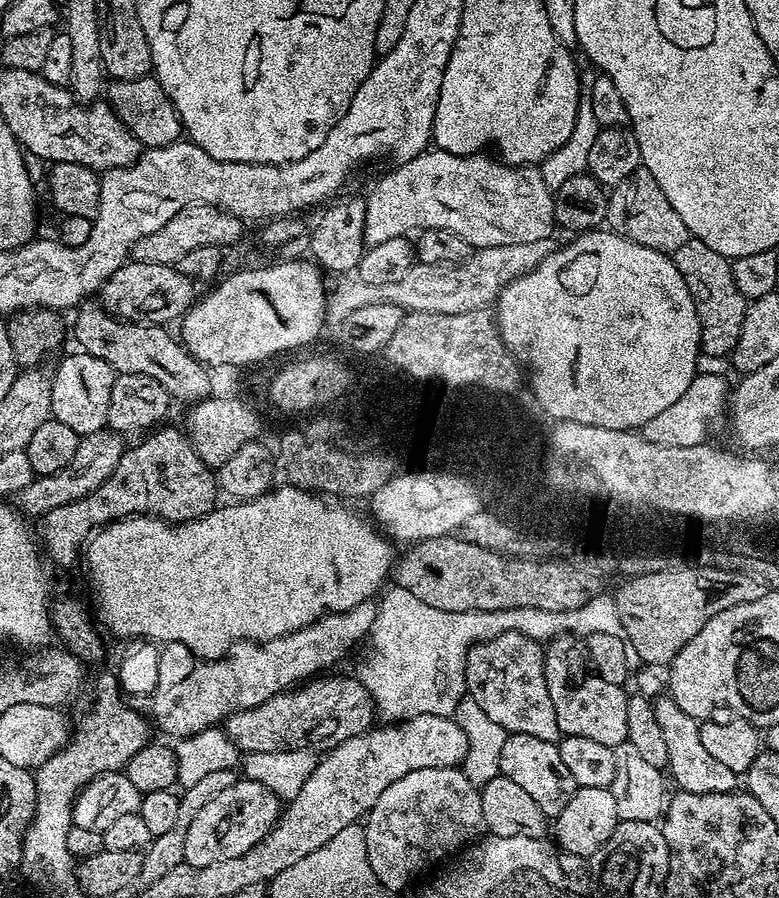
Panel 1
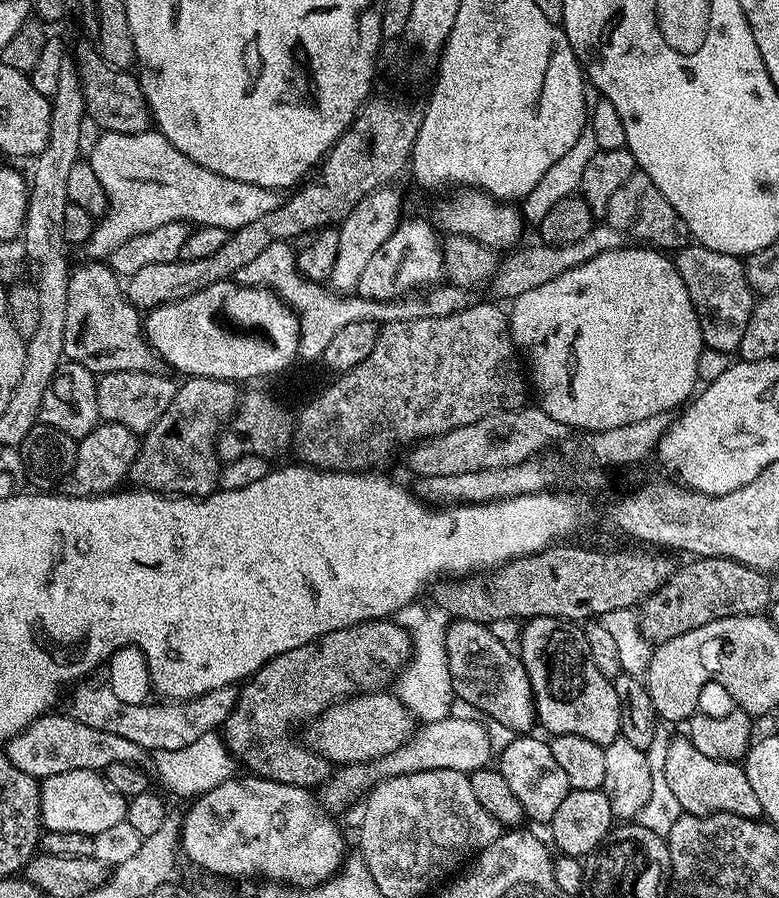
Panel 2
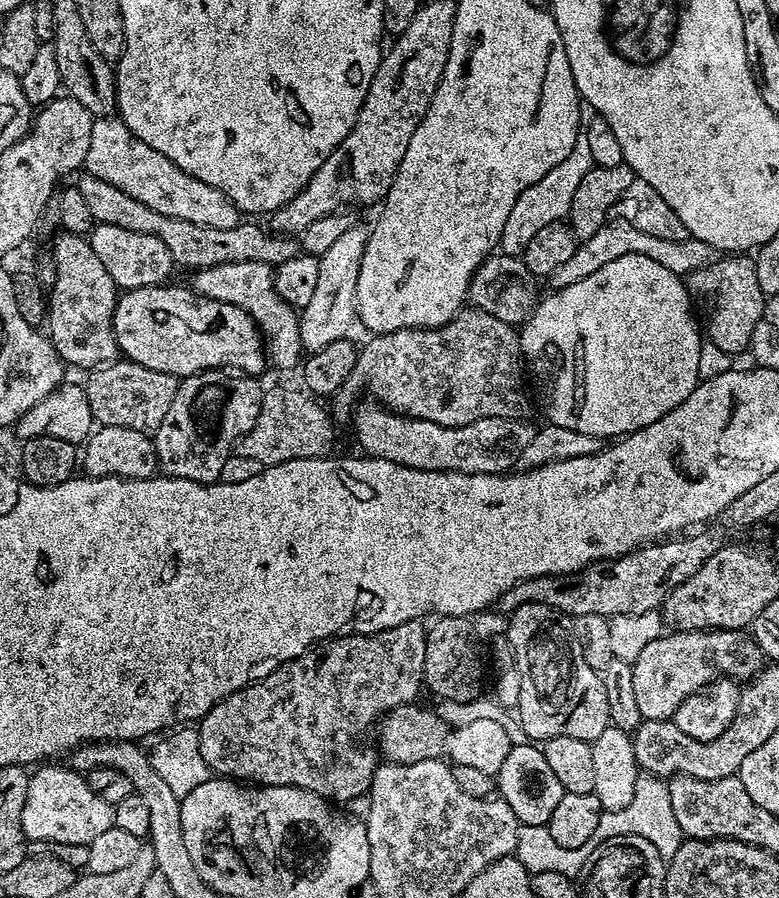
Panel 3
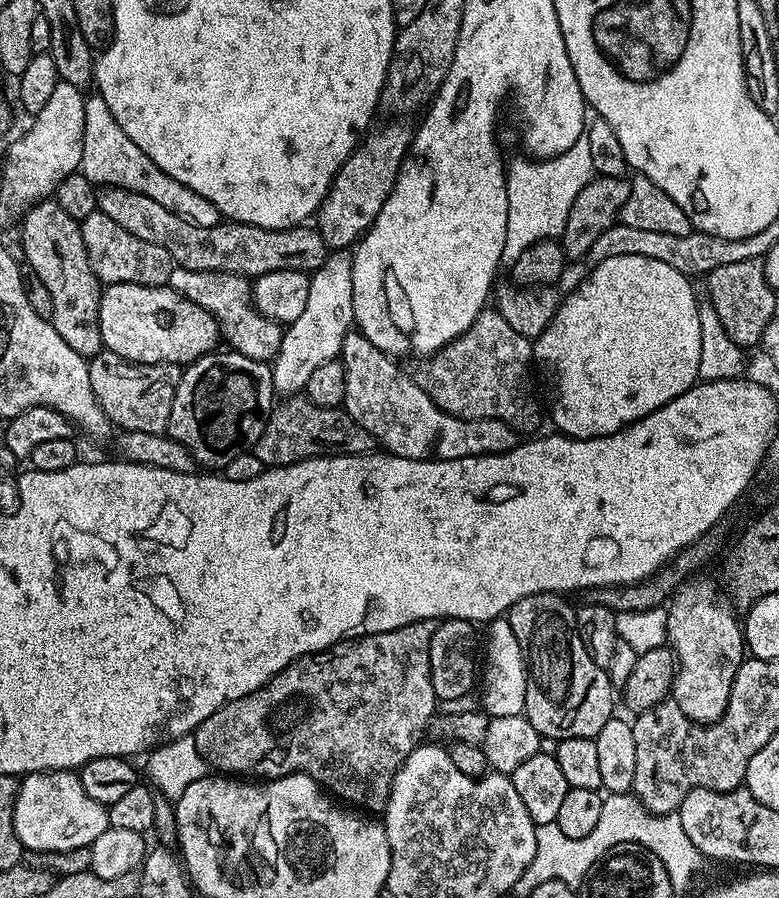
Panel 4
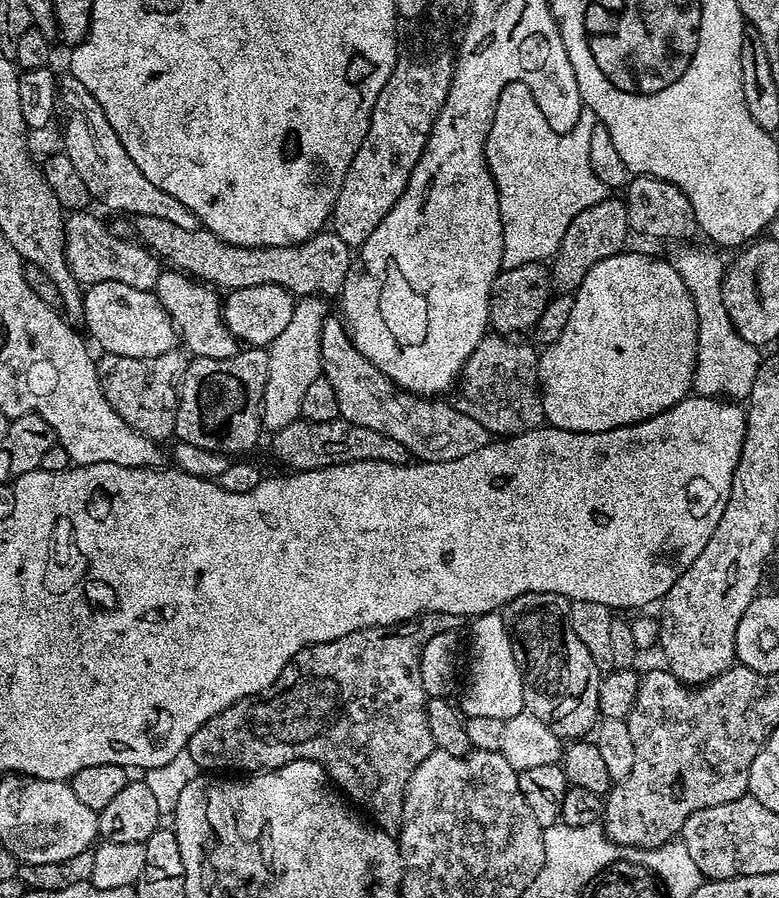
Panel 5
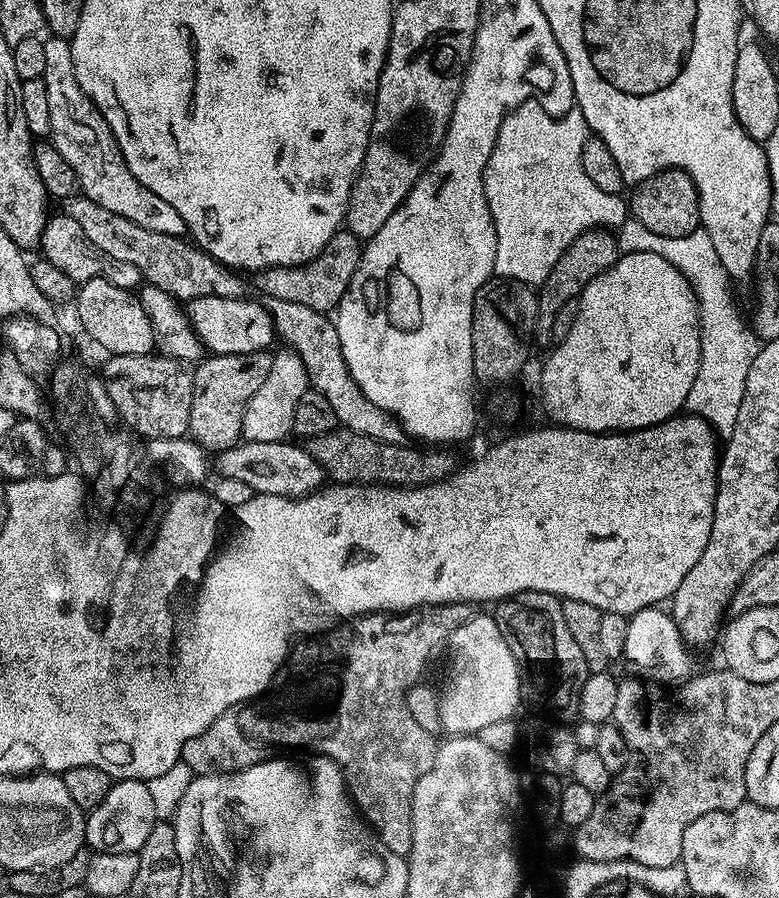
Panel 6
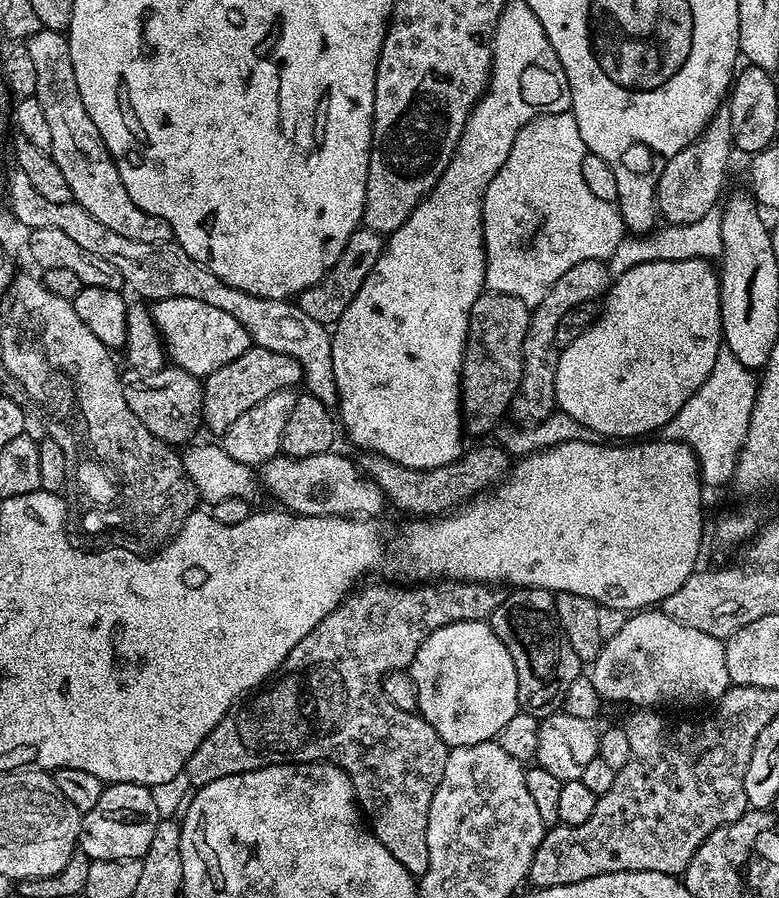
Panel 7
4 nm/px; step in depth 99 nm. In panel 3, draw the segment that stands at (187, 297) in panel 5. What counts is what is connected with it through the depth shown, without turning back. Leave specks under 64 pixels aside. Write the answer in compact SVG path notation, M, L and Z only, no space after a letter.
M230 262L213 268L201 268L190 281L191 287L201 296L230 302L251 314L266 337L266 348L270 360L280 368L292 368L301 363L300 318L297 309L291 308L276 293L274 272L262 262Z

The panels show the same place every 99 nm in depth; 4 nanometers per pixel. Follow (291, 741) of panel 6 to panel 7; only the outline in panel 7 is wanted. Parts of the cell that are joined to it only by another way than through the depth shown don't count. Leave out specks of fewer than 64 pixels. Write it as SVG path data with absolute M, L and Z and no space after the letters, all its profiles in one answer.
M444 580L443 582L428 582L423 586L408 587L412 588L395 588L392 584L372 584L369 588L362 589L361 592L356 590L345 596L344 601L329 616L322 618L322 622L318 622L318 626L314 626L314 630L310 630L310 634L306 634L306 638L302 638L302 642L298 642L298 646L294 646L294 650L290 650L287 658L280 663L278 674L273 675L259 691L249 695L243 702L237 703L232 711L226 713L224 720L218 722L218 726L214 726L214 730L210 730L210 734L201 742L198 750L194 750L194 754L190 754L183 773L189 776L191 787L198 789L210 782L218 782L218 778L226 778L230 774L253 772L271 764L315 764L317 762L336 764L350 778L363 815L366 817L372 833L378 838L378 842L382 842L382 846L386 846L386 850L390 850L390 854L394 854L394 858L398 858L398 862L402 862L402 866L406 866L406 870L411 876L417 878L423 876L430 862L430 849L426 846L426 822L430 814L430 802L434 790L438 790L438 782L442 782L442 770L446 770L446 758L450 749L444 739L436 733L434 726L425 722L423 716L416 712L398 710L398 706L385 700L384 677L390 672L407 669L413 658L416 657L416 651L420 649L422 641L430 634L434 634L434 630L454 622L487 621L494 614L494 610L498 610L505 593L486 584L471 584L468 580Z

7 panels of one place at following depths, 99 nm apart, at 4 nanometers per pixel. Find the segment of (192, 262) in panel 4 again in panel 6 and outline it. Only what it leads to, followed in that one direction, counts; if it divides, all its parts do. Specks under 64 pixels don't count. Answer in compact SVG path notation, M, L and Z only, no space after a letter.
M341 230L335 232L318 258L293 268L265 268L257 271L256 284L265 292L268 300L298 302L298 306L310 306L310 310L328 314L340 305L340 299L346 294L350 278L354 278L354 270L358 270L361 251L362 241L353 232Z

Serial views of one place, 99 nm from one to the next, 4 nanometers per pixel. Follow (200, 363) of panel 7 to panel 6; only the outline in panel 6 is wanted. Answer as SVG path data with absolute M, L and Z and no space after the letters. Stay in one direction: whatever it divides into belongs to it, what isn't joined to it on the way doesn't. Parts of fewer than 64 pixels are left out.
M194 298L187 301L186 311L200 343L209 353L217 356L246 354L271 349L274 341L272 316L267 307L256 300L238 298Z

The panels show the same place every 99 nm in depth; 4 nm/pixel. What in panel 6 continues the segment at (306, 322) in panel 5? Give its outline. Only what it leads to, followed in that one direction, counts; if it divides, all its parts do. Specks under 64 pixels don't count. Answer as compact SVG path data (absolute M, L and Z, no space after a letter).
M291 350L275 353L272 356L270 374L258 386L258 390L250 398L246 410L242 414L241 437L250 442L278 442L288 440L293 435L294 410L298 410L298 401L302 394L310 391L306 366L302 366L302 358Z

